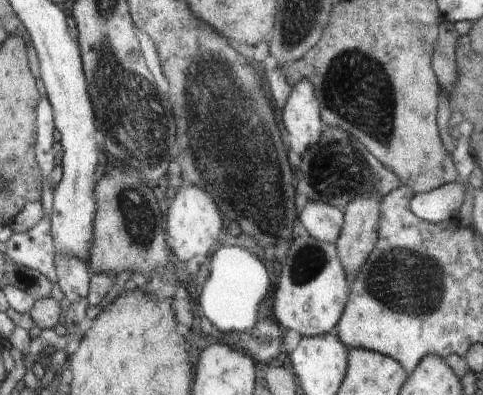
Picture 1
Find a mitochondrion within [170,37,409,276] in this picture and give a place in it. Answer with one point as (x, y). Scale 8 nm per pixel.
(357, 88)

